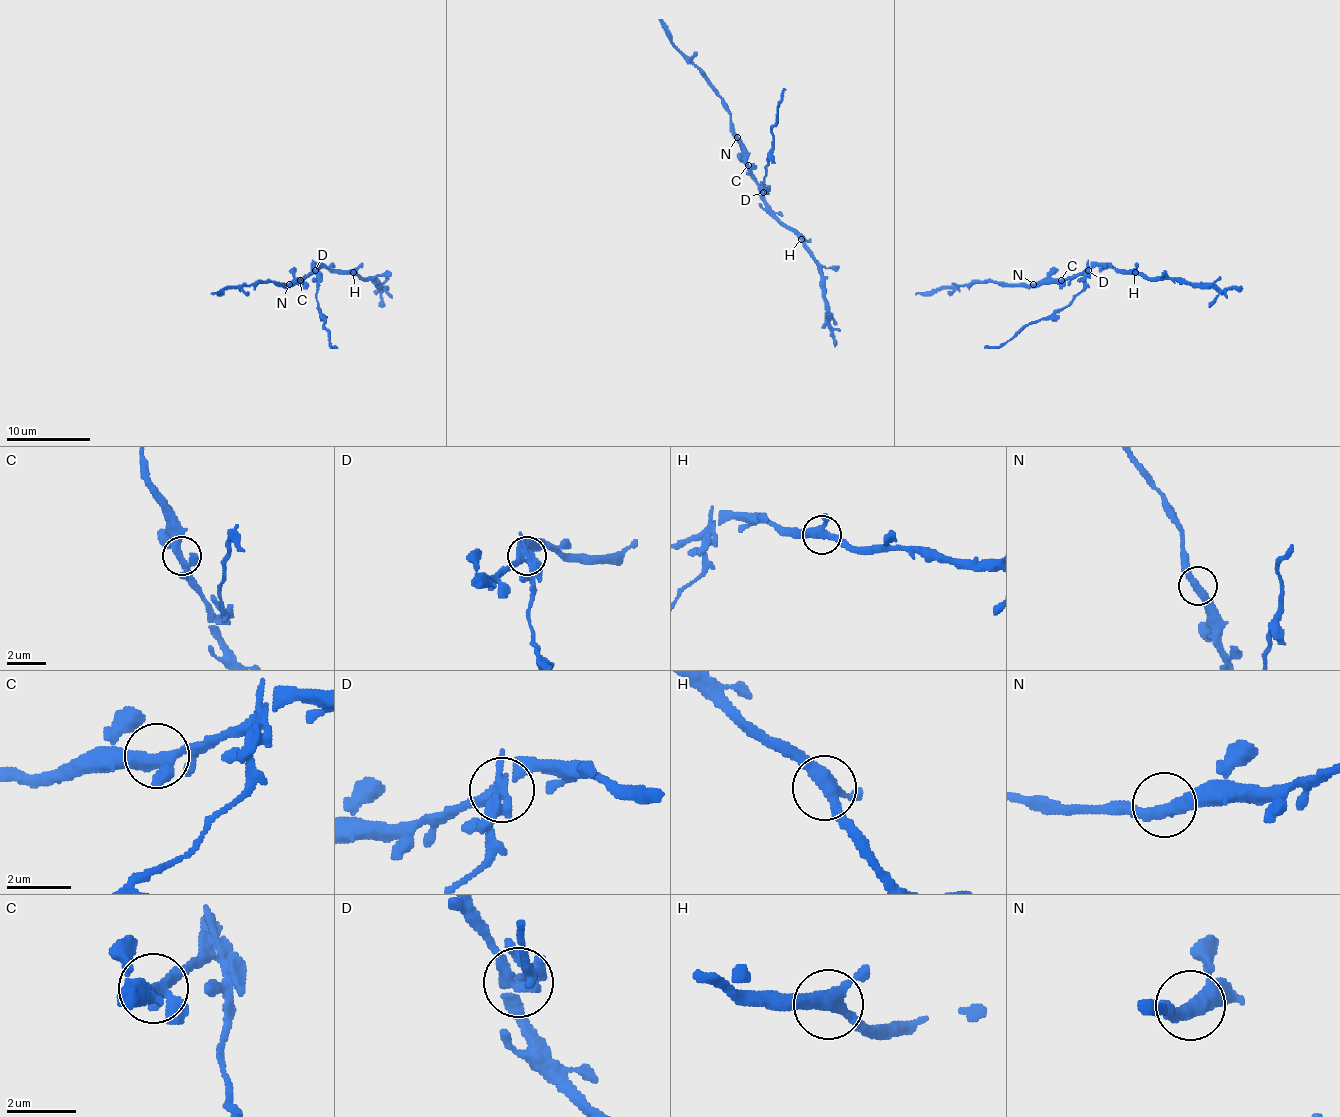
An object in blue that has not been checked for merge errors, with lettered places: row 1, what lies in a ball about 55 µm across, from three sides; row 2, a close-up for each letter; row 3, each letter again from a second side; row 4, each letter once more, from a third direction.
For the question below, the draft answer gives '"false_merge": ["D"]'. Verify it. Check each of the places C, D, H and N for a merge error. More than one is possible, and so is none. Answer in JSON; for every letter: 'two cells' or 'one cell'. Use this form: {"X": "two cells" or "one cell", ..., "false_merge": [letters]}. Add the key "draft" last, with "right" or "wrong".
{"C": "one cell", "D": "two cells", "H": "one cell", "N": "one cell", "false_merge": ["D"], "draft": "right"}

